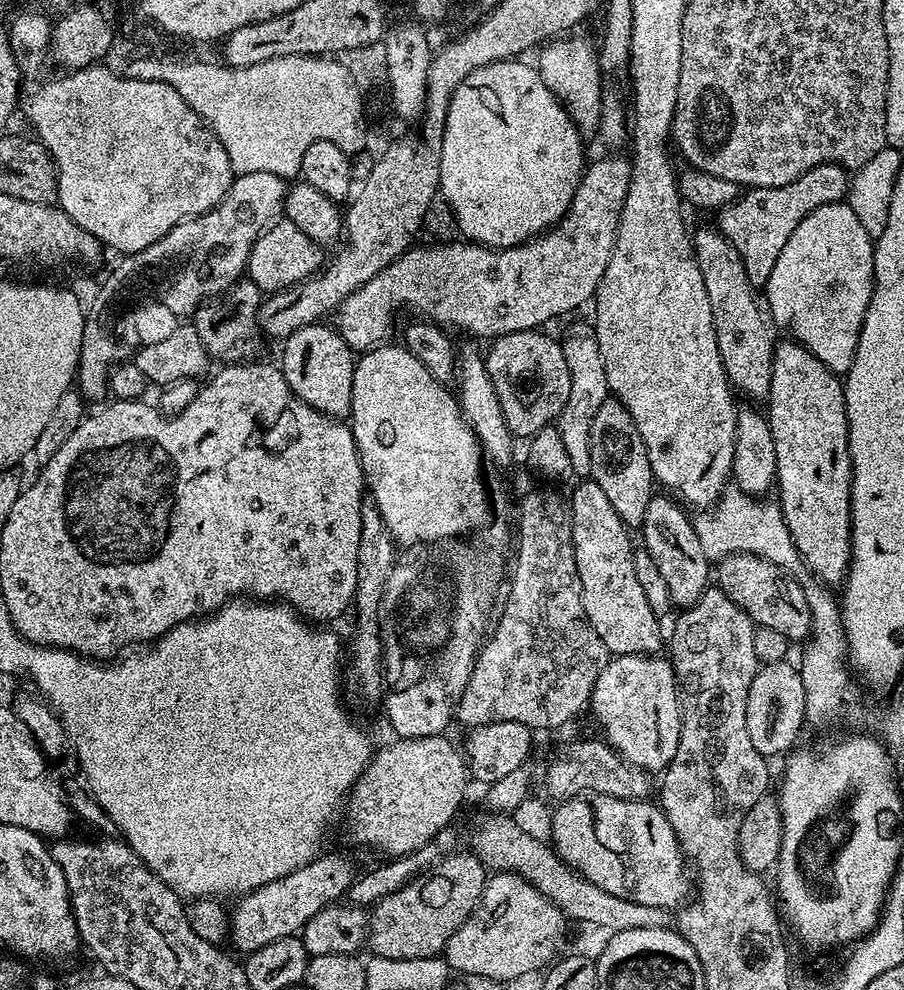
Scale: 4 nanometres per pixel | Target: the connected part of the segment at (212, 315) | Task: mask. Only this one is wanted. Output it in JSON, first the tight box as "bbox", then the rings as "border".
{"bbox":[194,278,262,362],"border":[[[241,278],[233,283],[216,302],[212,309],[208,309],[208,306],[197,308],[194,317],[196,333],[204,343],[204,351],[209,357],[216,359],[217,356],[218,359],[224,360],[220,362],[248,362],[259,357],[256,355],[260,352],[258,317],[262,293],[258,285],[253,280]]]}

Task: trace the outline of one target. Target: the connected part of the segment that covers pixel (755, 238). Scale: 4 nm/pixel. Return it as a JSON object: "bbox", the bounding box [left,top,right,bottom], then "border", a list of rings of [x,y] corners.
{"bbox":[715,164,849,290],"border":[[[819,164],[794,178],[794,182],[786,182],[786,186],[741,191],[736,199],[719,209],[715,227],[738,250],[753,289],[760,290],[767,285],[774,262],[778,262],[778,254],[782,254],[782,246],[790,242],[790,234],[798,230],[798,222],[802,222],[806,214],[823,204],[839,204],[847,197],[849,179],[849,169],[842,165]]]}

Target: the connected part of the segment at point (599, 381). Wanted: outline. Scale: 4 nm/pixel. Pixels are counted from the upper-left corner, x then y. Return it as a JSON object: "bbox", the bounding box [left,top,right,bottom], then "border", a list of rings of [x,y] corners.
{"bbox":[556,323,610,478],"border":[[[588,323],[576,325],[568,334],[567,338],[562,342],[563,353],[566,357],[566,364],[570,371],[570,393],[567,398],[565,406],[559,414],[556,421],[556,427],[562,436],[562,441],[566,447],[566,451],[571,462],[571,473],[573,475],[580,475],[580,478],[587,477],[590,474],[590,427],[592,427],[592,420],[596,415],[598,409],[609,399],[610,393],[608,390],[608,383],[606,382],[606,368],[605,363],[602,362],[601,350],[598,349],[598,344],[595,335],[595,329]]]}

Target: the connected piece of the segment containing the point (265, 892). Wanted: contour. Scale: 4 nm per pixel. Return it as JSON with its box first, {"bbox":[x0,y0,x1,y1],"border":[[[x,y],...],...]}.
{"bbox":[230,852,357,954],"border":[[[332,852],[321,854],[306,866],[278,878],[274,882],[255,888],[247,896],[239,897],[236,913],[230,916],[230,944],[241,954],[262,950],[278,938],[303,933],[306,922],[326,906],[337,903],[347,893],[348,887],[357,878],[356,864],[348,856]]]}

